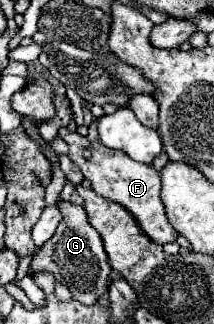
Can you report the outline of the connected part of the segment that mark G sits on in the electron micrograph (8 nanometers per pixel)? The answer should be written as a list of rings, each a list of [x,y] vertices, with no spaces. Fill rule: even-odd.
[[[61,203],[59,209],[63,213],[63,221],[59,223],[57,233],[35,253],[31,261],[31,271],[53,273],[57,283],[63,283],[71,289],[73,299],[77,299],[83,305],[95,305],[109,291],[109,285],[111,285],[113,269],[109,265],[107,253],[103,249],[99,233],[89,225],[87,215],[81,207],[71,203]]]

